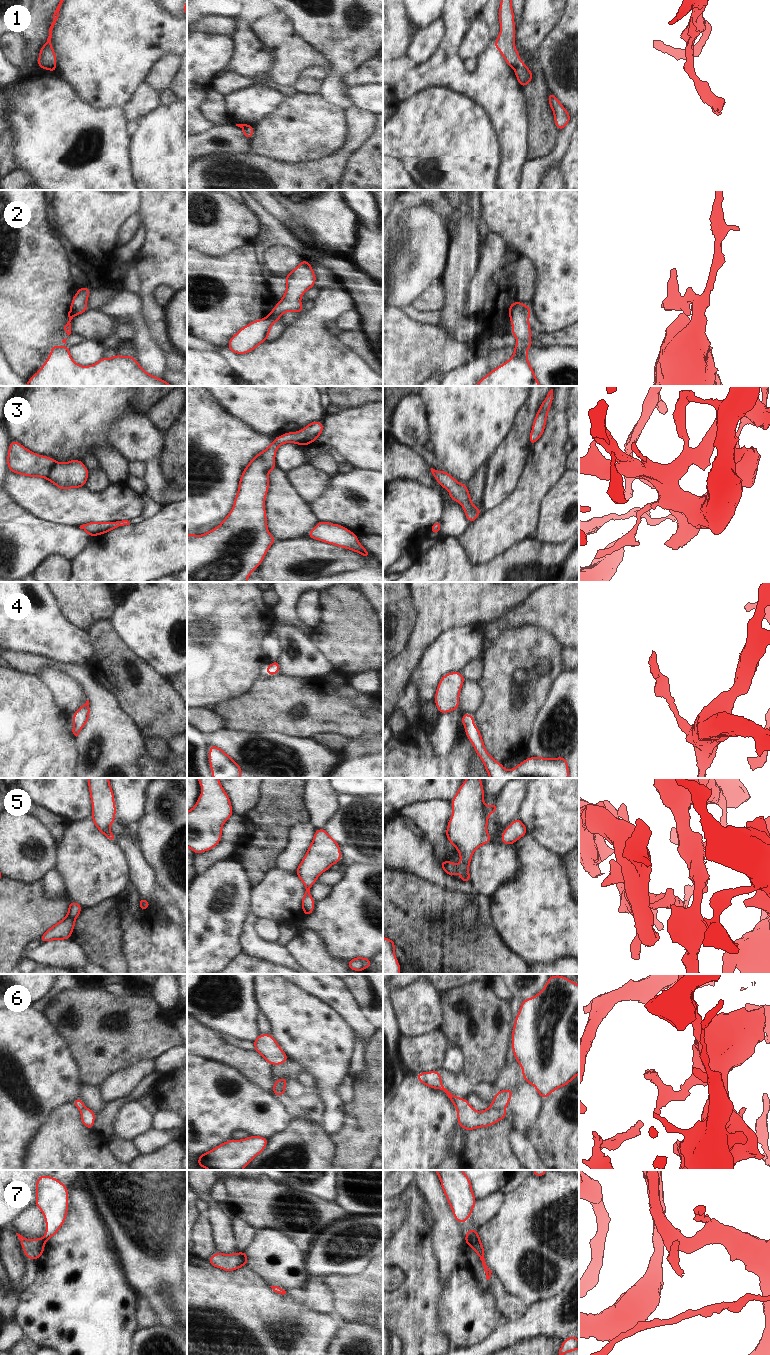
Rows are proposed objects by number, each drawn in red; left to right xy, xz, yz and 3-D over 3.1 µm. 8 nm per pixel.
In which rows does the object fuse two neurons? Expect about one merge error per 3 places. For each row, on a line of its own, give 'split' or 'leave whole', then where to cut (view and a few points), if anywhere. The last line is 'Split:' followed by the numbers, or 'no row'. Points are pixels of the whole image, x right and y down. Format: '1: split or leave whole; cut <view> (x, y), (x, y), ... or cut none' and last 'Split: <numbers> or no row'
1: split; cut yz (520, 61), (514, 68)
2: split; cut xz (266, 317), (272, 323)
3: leave whole; cut none
4: leave whole; cut none
5: leave whole; cut none
6: split; cut yz (489, 1106), (504, 1110)
7: split; cut yz (477, 1233), (465, 1239)
Split: 1, 2, 6, 7

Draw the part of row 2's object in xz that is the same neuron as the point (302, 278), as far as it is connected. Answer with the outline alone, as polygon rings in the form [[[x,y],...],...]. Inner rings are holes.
[[[302,260],[296,268],[285,276],[286,293],[267,316],[272,324],[278,322],[281,315],[285,312],[304,313],[300,298],[305,291],[314,287],[316,275],[312,268],[308,260]]]

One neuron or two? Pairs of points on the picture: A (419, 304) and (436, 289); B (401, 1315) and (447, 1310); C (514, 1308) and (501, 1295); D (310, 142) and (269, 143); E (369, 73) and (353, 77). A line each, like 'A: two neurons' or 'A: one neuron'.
A: one neuron
B: two neurons
C: one neuron
D: one neuron
E: one neuron

